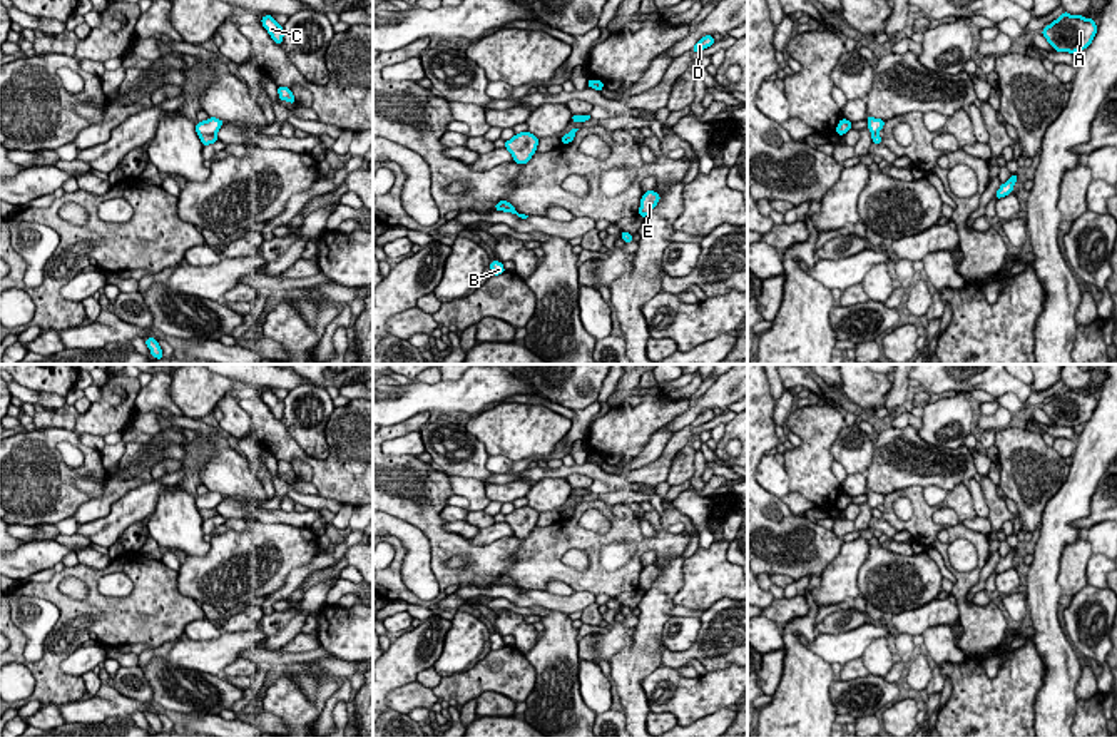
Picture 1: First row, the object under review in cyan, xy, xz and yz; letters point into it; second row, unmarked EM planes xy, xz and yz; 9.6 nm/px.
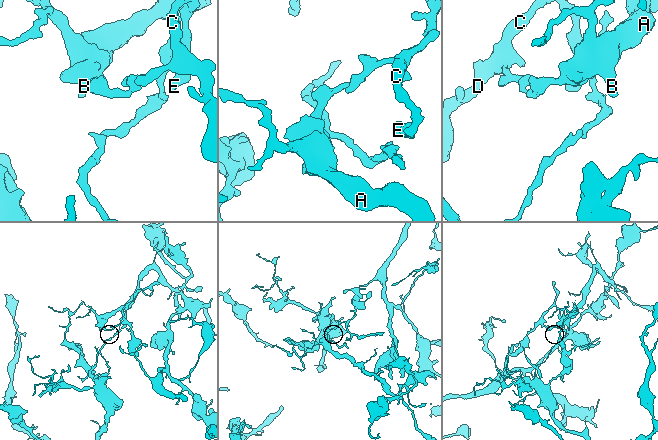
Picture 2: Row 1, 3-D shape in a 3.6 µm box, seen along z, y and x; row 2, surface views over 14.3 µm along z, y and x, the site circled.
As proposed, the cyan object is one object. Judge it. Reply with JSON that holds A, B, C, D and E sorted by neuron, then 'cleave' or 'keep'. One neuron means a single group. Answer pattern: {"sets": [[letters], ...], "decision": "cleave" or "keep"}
{"sets": [["A", "B"], ["C", "D", "E"]], "decision": "cleave"}

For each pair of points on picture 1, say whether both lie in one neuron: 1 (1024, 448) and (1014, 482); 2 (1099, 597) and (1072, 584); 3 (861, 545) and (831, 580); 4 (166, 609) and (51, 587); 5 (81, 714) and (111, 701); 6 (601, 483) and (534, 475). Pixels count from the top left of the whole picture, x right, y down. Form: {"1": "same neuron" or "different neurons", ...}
{"1": "same neuron", "2": "different neurons", "3": "same neuron", "4": "same neuron", "5": "same neuron", "6": "same neuron"}

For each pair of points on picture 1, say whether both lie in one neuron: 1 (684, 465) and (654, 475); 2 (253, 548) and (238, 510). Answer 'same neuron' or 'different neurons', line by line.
1: different neurons
2: different neurons

